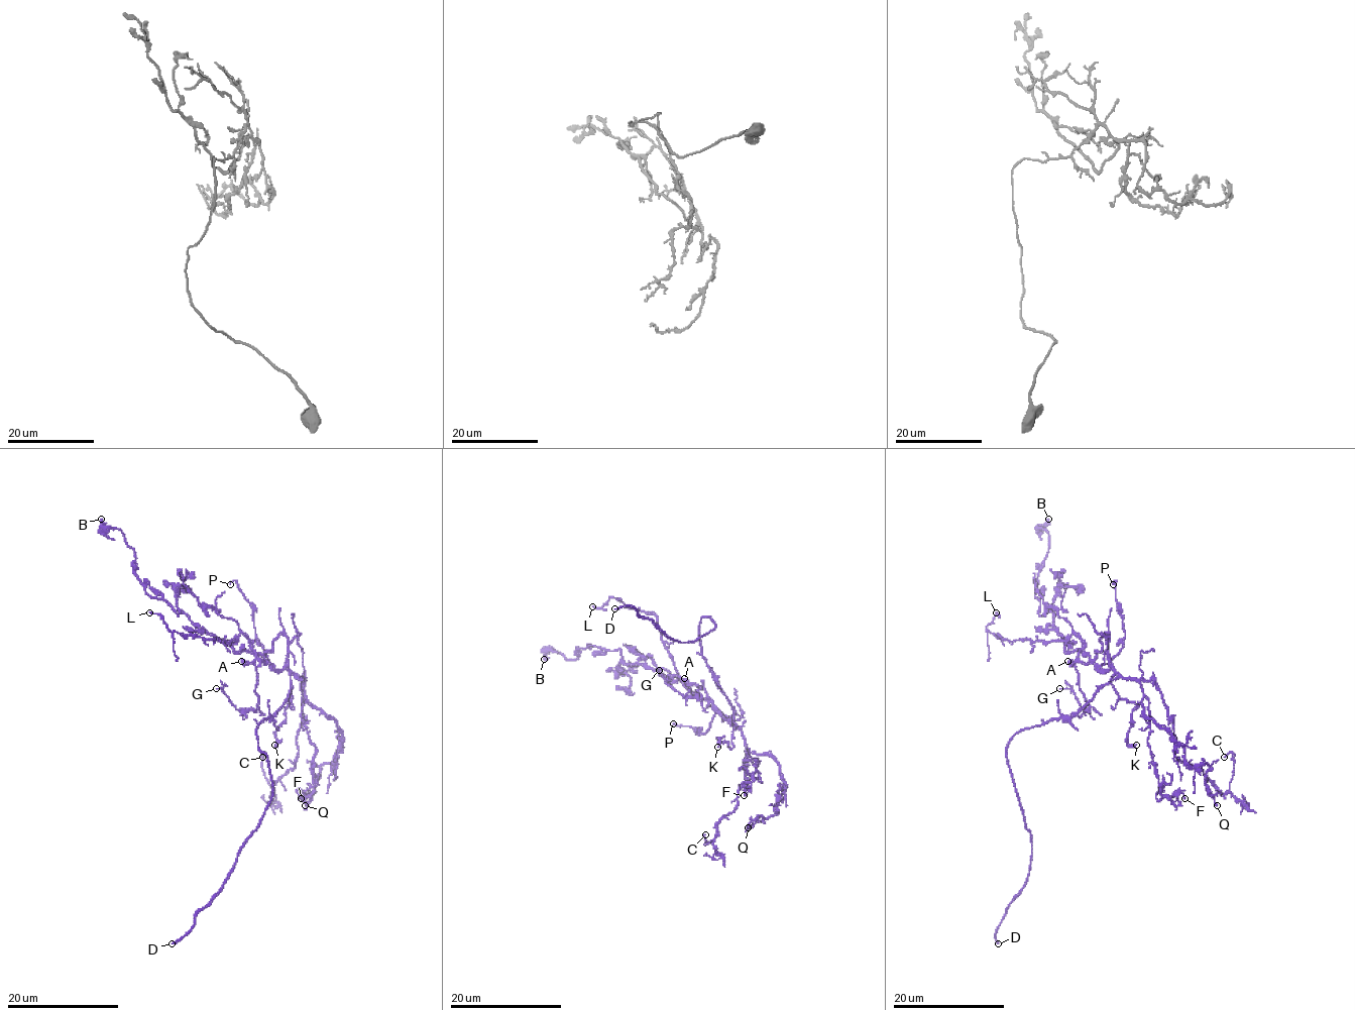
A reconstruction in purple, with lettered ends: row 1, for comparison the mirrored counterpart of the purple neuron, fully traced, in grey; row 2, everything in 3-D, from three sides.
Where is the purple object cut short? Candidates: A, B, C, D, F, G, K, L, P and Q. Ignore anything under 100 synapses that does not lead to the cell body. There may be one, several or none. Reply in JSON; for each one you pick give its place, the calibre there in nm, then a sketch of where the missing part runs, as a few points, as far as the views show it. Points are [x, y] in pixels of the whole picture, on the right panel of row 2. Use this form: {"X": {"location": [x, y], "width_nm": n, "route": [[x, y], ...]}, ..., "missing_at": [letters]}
{"D": {"location": [998, 943], "width_nm": 200, "route": [[998, 943], [1005, 936], [1004, 903], [972, 844], [971, 793], [997, 688], [993, 635]]}, "missing_at": ["D"]}

